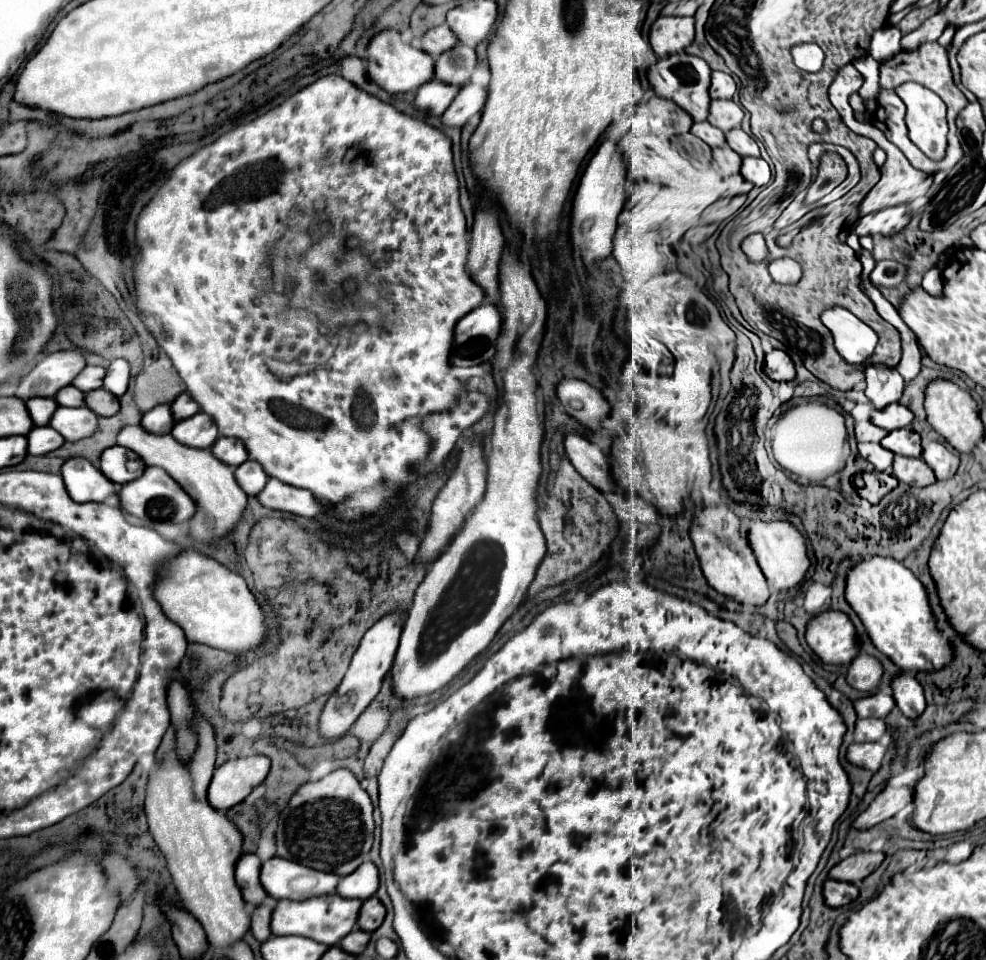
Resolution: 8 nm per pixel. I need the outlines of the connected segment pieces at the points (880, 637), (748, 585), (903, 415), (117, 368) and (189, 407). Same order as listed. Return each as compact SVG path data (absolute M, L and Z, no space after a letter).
M870 557L852 567L846 579L846 601L862 619L874 645L888 655L902 671L940 671L952 663L954 647L940 631L930 609L926 587L900 561L888 557Z
M702 503L690 523L690 537L694 541L700 567L710 587L740 603L750 603L750 605L766 603L770 587L766 583L766 577L762 575L762 569L758 567L758 561L754 559L754 551L746 539L746 527L738 515L734 515L728 507L722 509L720 505Z
M892 403L884 409L872 409L870 411L870 419L874 425L886 429L886 431L894 431L894 429L902 429L908 427L912 421L912 413L900 405L900 403Z
M114 359L110 363L110 367L106 369L106 377L104 377L104 389L114 393L116 397L122 397L128 389L128 381L130 381L130 365L126 359Z
M182 393L172 405L172 415L174 415L174 421L182 421L182 419L188 419L190 415L196 415L200 409L198 409L198 403L190 399L188 393Z

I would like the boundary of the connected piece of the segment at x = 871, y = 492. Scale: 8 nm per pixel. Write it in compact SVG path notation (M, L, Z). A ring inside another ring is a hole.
M870 473L870 475L864 475L862 479L864 479L864 487L858 489L858 493L860 497L868 499L872 505L880 501L880 495L890 493L898 485L894 475L888 475L888 473Z

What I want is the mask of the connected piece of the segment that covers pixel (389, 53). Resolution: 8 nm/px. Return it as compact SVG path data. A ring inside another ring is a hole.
M384 29L376 33L366 49L368 57L368 75L374 83L378 83L388 93L406 93L418 89L422 83L430 81L434 75L434 59L424 51L408 45L402 41L396 29Z

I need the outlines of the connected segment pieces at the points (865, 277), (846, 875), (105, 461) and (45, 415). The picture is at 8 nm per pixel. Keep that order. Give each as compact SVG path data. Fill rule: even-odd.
M863 248L860 249L860 251L856 251L856 255L858 255L858 259L860 259L863 265L862 283L860 283L860 287L862 287L862 285L870 285L870 283L872 283L872 281L870 281L870 275L872 275L876 262L871 252Z
M860 851L856 855L850 855L830 871L830 879L860 883L882 865L884 857L886 857L884 853L872 853L872 851Z
M114 445L114 447L108 447L104 449L102 457L100 457L100 471L112 481L112 483L128 483L128 481L134 481L142 475L142 469L138 471L128 471L126 469L126 463L130 459L136 459L136 453L132 453L130 449L126 447L120 447L120 445Z
M34 397L34 399L26 401L26 407L28 407L28 413L30 413L34 425L40 427L40 425L48 425L58 403L50 397Z

